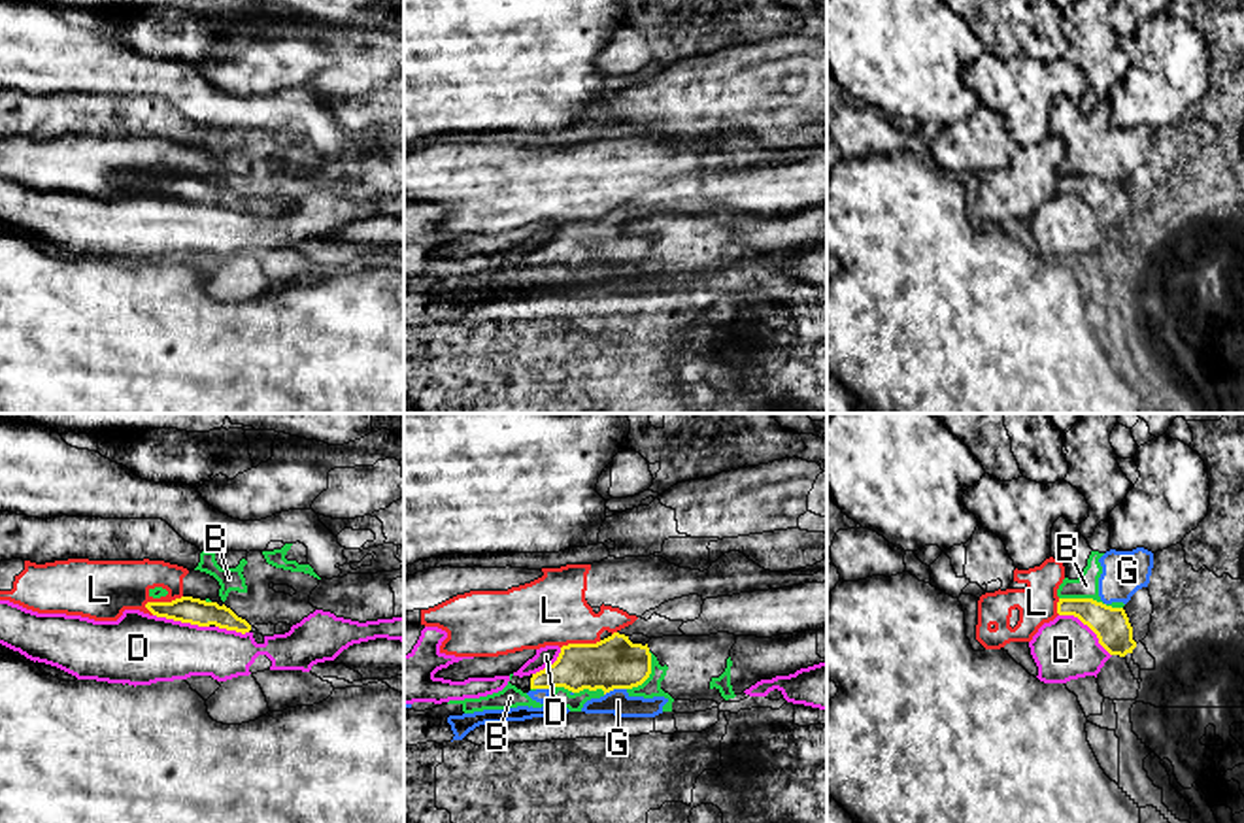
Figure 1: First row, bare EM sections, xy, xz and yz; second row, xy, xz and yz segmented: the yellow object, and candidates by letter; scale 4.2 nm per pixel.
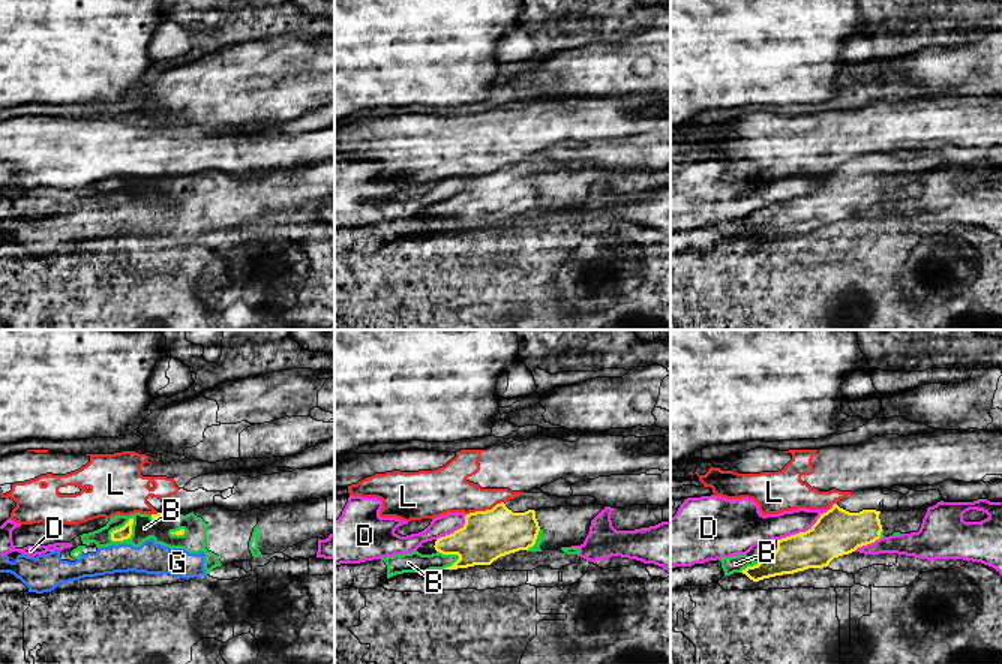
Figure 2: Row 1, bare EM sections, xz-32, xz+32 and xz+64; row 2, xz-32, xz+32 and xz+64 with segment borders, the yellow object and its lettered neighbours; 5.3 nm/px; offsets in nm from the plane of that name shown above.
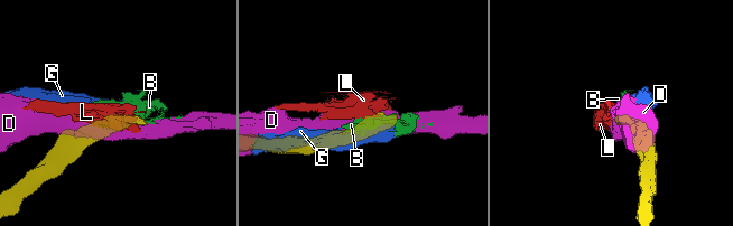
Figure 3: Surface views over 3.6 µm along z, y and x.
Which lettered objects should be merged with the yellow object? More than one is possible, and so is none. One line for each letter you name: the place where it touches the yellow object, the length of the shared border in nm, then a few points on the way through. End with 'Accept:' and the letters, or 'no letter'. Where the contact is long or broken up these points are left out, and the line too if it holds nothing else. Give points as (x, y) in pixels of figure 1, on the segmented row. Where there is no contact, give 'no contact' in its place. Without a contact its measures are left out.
Accept: no letter

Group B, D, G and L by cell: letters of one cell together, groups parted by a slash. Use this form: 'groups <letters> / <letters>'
groups B G / D / L

